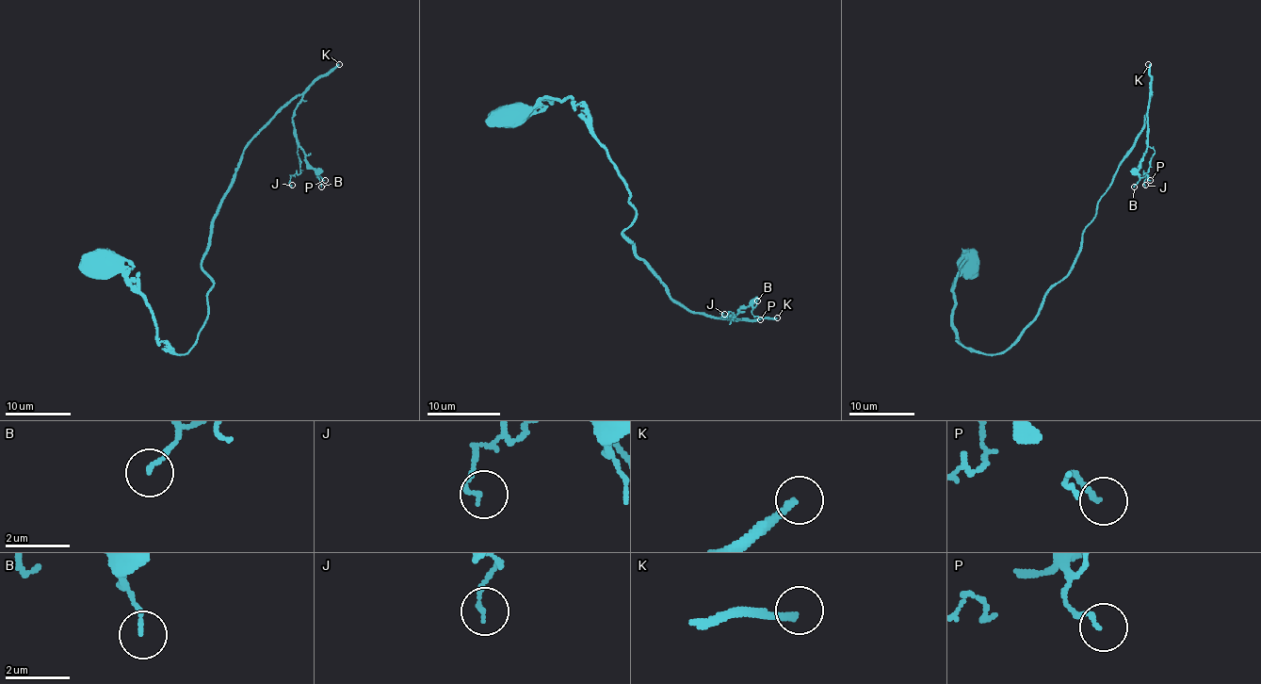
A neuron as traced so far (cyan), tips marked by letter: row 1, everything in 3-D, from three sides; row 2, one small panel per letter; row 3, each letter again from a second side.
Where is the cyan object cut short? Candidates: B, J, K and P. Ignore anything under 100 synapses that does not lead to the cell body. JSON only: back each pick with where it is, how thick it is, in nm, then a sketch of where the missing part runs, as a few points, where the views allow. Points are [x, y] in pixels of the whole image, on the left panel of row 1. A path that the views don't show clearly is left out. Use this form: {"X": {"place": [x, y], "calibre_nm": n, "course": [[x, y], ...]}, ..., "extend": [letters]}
{"K": {"place": [339, 64], "calibre_nm": 200}, "extend": ["K"]}

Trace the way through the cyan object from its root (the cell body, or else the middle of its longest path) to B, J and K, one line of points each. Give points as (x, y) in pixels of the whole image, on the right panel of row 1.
B: (967, 260), (954, 280), (956, 339), (1000, 353), (1070, 270), (1083, 229), (1143, 126), (1150, 95), (1134, 187)
J: (967, 260), (954, 280), (956, 339), (1000, 353), (1070, 270), (1083, 229), (1143, 126), (1150, 95), (1145, 185)
K: (967, 260), (954, 280), (956, 339), (1000, 353), (1070, 270), (1083, 229), (1143, 126), (1148, 64)

